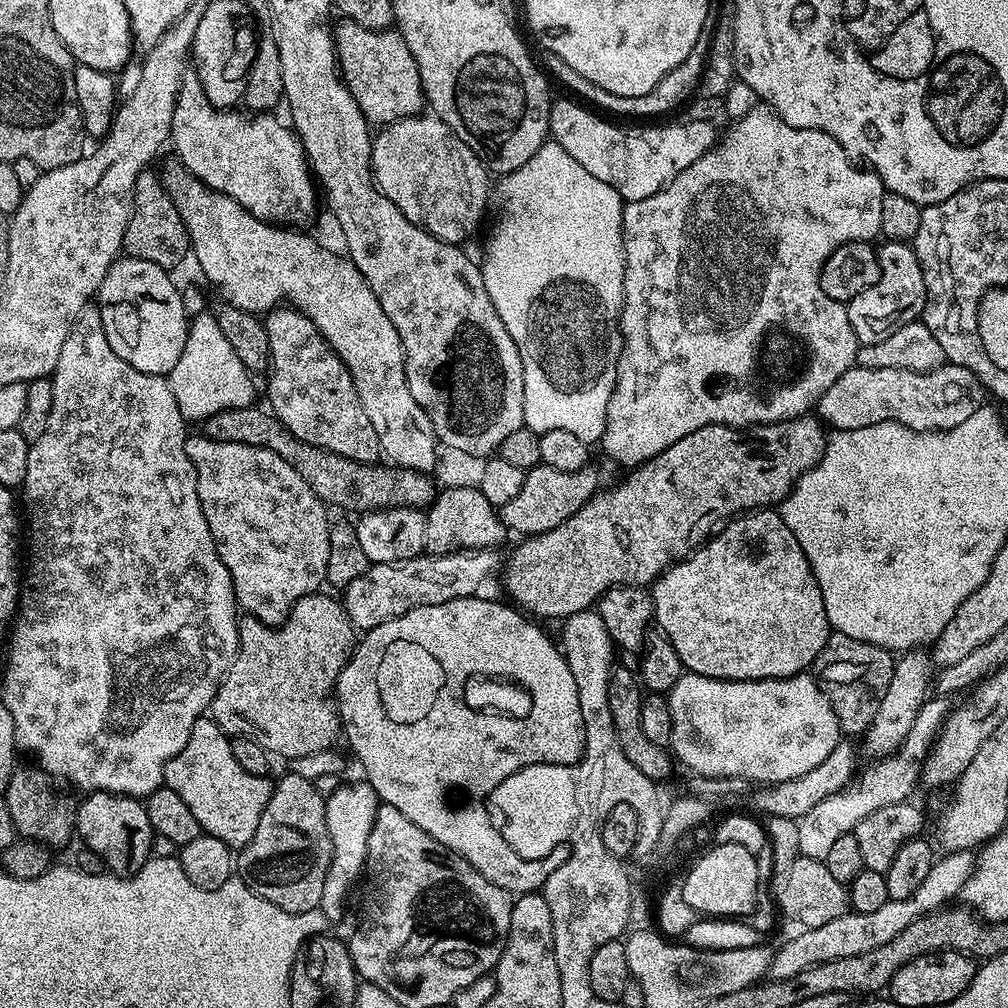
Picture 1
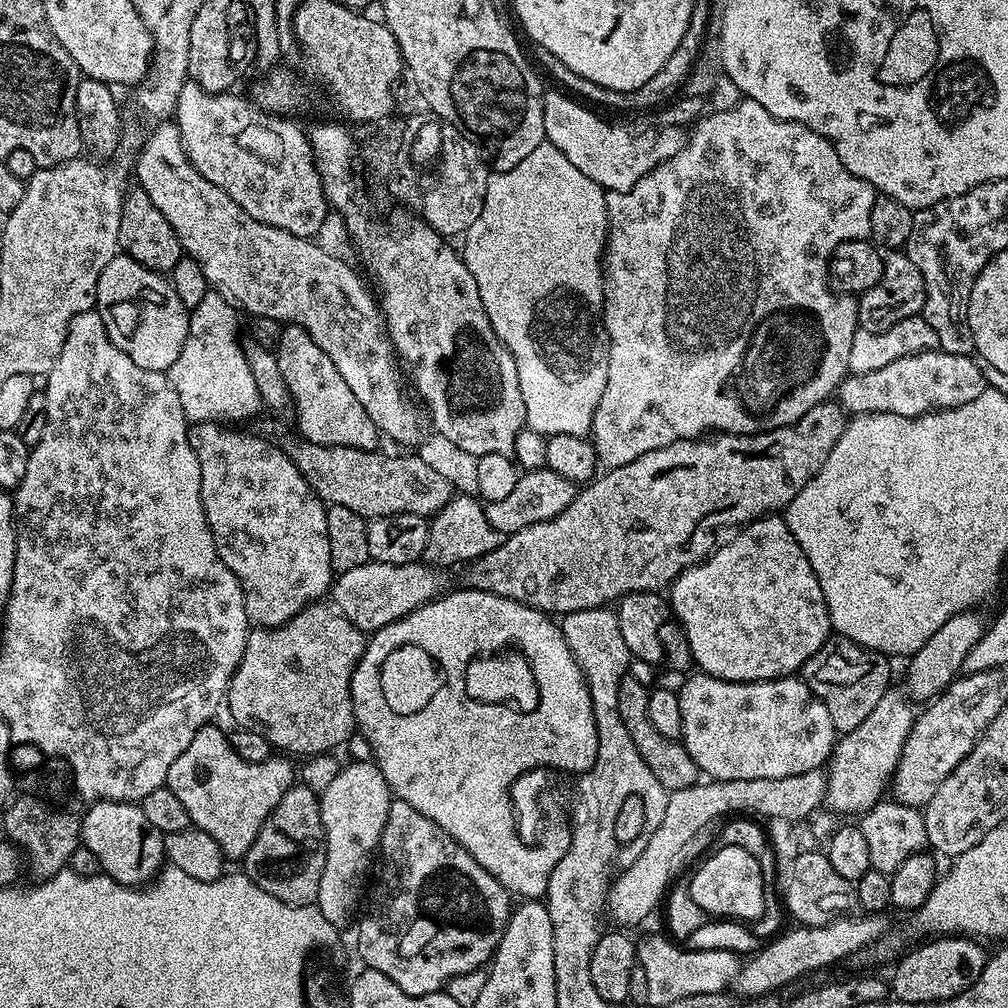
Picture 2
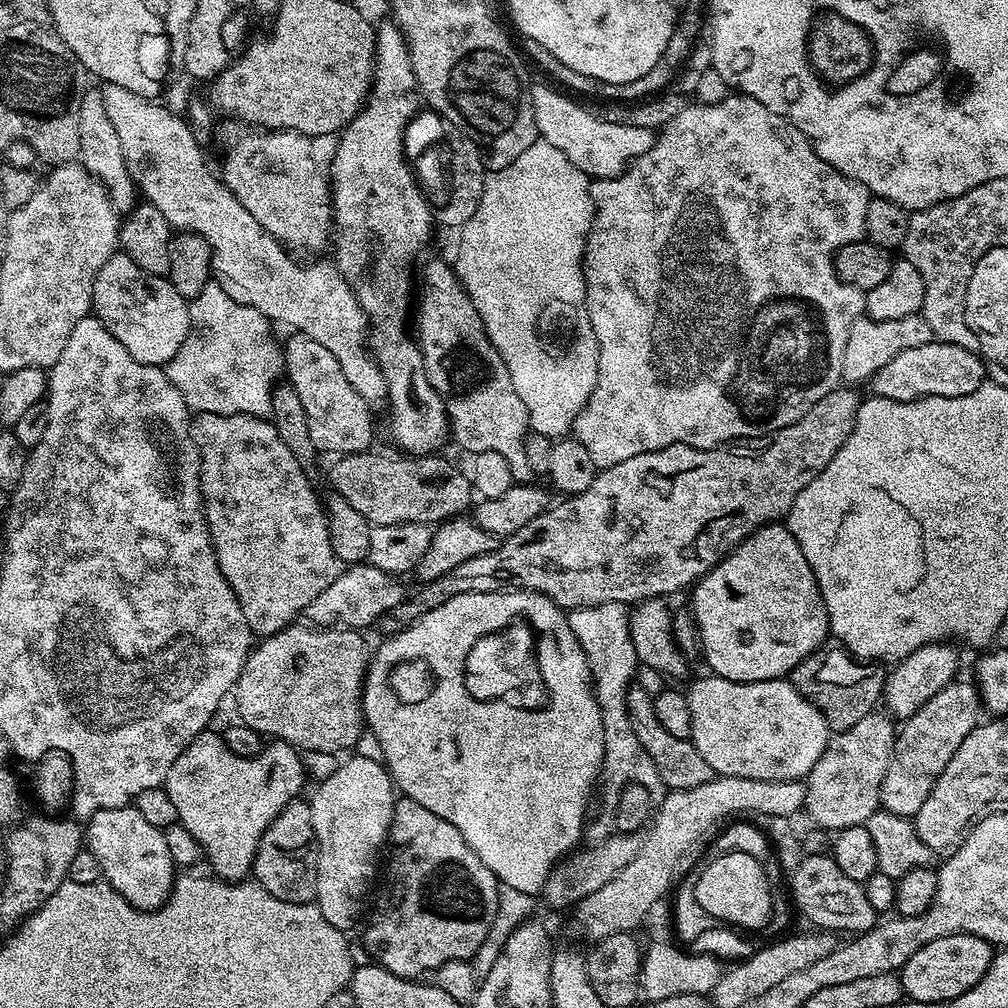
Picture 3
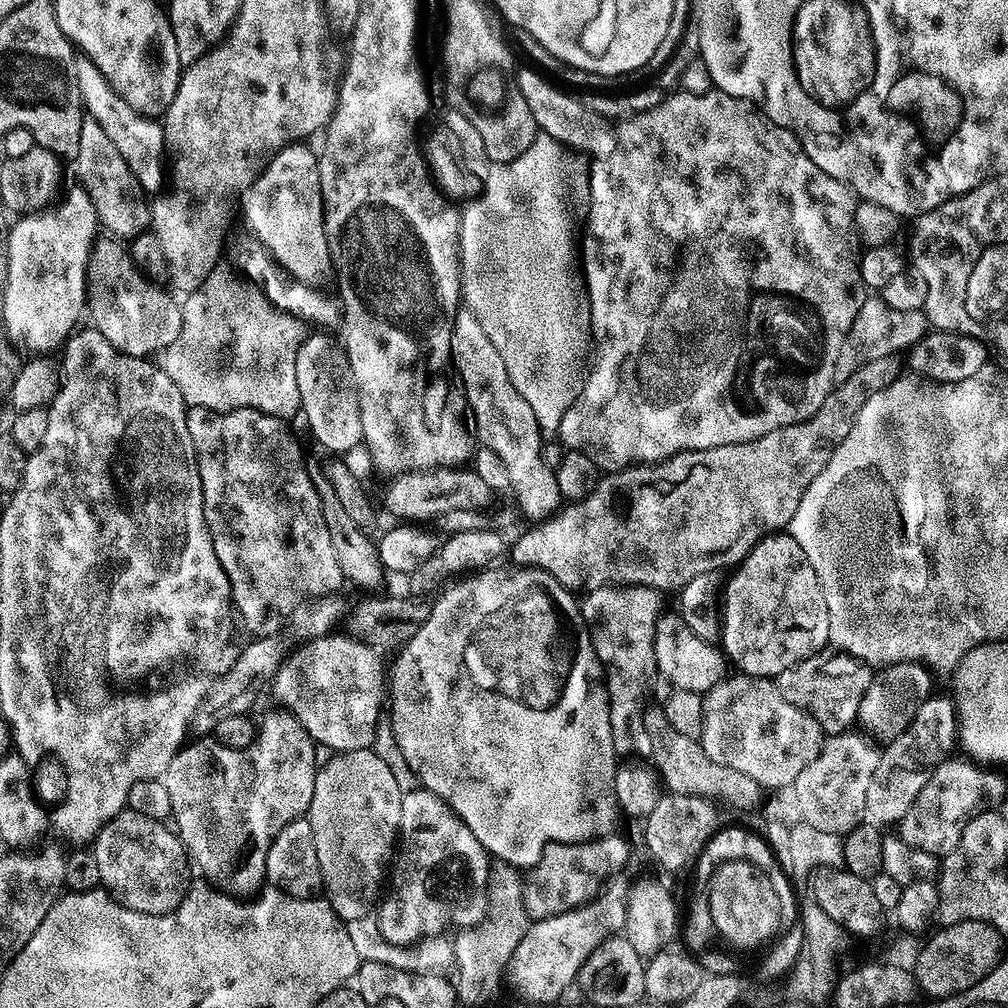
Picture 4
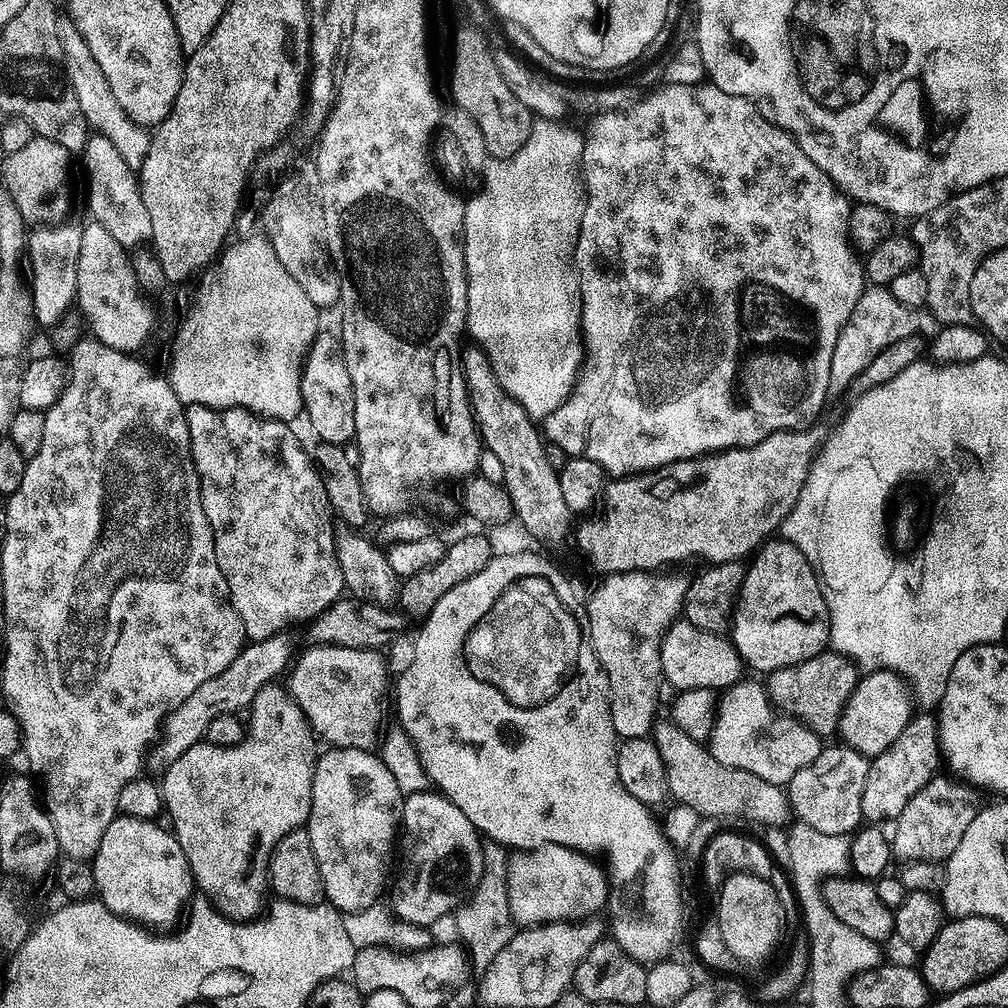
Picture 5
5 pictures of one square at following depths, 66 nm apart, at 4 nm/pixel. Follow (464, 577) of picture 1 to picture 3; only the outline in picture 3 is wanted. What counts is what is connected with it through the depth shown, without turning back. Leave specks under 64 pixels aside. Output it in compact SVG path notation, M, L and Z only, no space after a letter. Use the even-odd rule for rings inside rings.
M369 564L351 565L337 573L334 582L307 605L304 616L315 627L342 625L353 630L364 630L378 618L389 615L394 606L405 599L406 590L397 580L395 575Z

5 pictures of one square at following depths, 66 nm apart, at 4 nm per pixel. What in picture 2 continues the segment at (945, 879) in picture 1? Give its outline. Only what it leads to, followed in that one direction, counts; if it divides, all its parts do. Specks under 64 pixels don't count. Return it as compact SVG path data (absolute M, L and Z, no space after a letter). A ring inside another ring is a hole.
M852 914L847 918L831 920L817 928L793 927L793 932L785 931L769 939L759 952L743 961L740 973L732 983L731 991L740 998L759 998L779 993L779 988L784 988L787 984L818 971L819 968L828 968L847 956L855 957L868 948L877 938L889 931L890 924L884 919L880 914Z

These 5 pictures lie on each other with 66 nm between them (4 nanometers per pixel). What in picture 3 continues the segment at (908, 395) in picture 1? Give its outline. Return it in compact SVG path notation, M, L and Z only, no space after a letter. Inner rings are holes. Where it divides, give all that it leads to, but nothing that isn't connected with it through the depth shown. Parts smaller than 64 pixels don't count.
M933 338L926 346L914 346L914 350L902 350L895 360L892 360L886 366L882 366L876 371L876 375L871 377L872 392L882 398L891 400L901 399L902 393L908 394L913 388L916 394L931 394L934 396L965 396L974 390L978 390L980 384L985 383L984 376L985 361L977 353L973 352L971 347L963 348L954 346L945 340Z

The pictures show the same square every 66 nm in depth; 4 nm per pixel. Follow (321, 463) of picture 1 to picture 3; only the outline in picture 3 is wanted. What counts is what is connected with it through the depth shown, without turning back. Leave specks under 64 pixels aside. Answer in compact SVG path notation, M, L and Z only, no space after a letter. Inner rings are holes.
M367 451L360 453L347 453L339 457L330 470L330 482L341 499L348 503L366 518L370 525L396 525L402 522L418 522L434 526L445 520L465 513L472 502L464 502L464 492L470 488L460 488L456 480L460 480L465 473L459 468L448 464L438 458L436 454L421 456L397 456L390 458L382 454Z

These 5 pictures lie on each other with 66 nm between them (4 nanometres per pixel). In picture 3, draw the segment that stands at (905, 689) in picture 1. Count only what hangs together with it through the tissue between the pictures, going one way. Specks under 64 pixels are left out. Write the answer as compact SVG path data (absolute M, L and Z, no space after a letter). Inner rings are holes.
M873 710L850 729L835 733L829 739L826 750L822 750L822 758L814 762L814 770L810 770L806 778L804 808L814 823L821 824L824 828L832 828L831 830L849 828L859 824L867 825L870 814L874 814L880 808L880 787L882 778L886 778L886 770L890 766L897 731L897 725L883 711Z

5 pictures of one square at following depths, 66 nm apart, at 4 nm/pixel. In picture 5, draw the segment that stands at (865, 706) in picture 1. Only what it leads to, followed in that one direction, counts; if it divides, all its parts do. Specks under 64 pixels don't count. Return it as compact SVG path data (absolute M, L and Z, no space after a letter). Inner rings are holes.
M825 650L806 662L767 673L766 691L781 713L794 716L821 738L834 736L841 712L856 688L858 670L855 663L834 650Z

